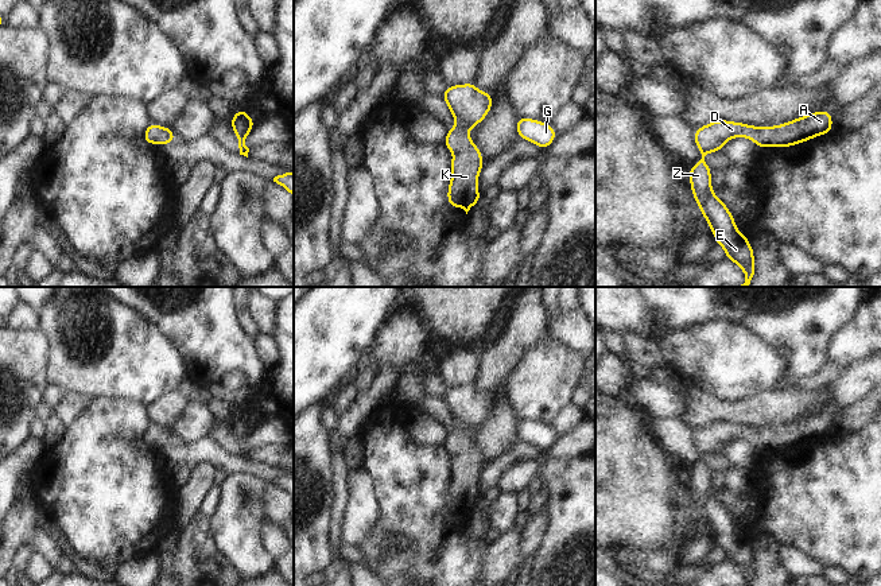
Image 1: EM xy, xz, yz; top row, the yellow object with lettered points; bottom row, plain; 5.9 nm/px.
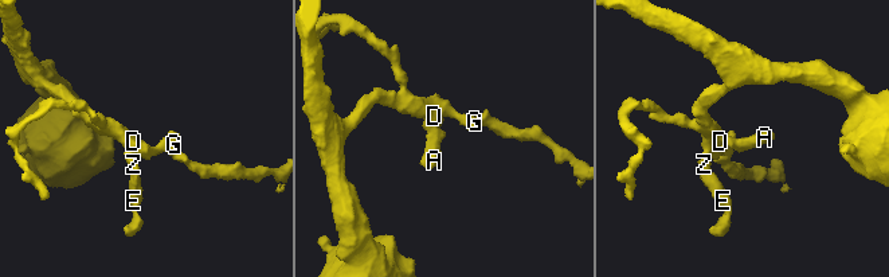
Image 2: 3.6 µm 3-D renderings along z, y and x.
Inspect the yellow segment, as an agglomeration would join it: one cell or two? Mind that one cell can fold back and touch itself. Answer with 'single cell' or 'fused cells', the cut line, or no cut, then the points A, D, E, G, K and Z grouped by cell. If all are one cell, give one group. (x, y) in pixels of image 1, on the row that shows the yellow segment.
single cell | no cut | A D E G K Z

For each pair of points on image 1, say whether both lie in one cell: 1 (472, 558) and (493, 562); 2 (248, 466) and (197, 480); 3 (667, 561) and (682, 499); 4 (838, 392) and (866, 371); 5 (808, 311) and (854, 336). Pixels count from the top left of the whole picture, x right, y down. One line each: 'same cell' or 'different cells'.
1: different cells
2: different cells
3: same cell
4: same cell
5: different cells

